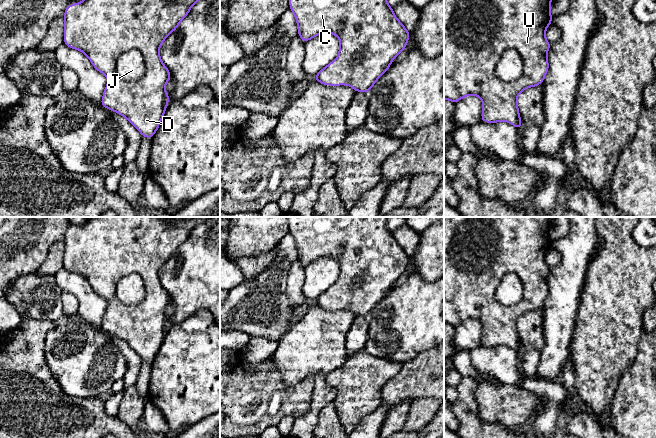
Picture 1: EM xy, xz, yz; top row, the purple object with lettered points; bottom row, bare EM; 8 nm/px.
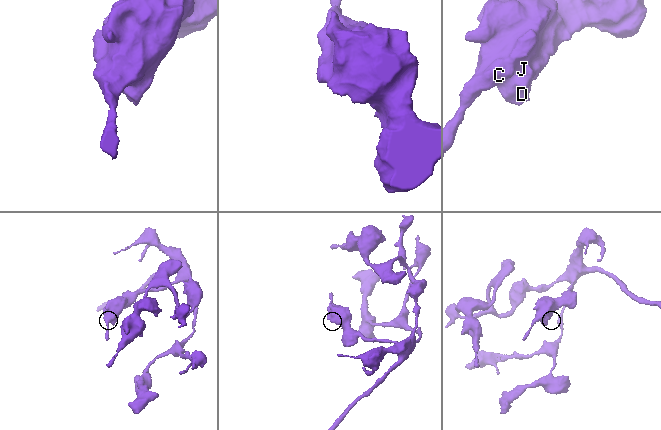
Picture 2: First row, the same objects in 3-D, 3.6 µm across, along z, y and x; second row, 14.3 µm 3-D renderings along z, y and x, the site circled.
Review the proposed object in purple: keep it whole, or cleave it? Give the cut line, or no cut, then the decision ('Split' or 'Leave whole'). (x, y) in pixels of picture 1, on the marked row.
Split along xy (136, 48), (143, 58), (145, 73), (137, 80), (127, 81). Split

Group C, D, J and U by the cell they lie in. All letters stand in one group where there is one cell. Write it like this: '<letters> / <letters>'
C D U / J

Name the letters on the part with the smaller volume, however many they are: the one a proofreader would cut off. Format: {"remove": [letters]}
{"remove": ["J"]}

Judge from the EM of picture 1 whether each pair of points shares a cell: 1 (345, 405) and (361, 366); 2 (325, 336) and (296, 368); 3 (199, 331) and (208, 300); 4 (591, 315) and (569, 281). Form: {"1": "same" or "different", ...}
{"1": "same", "2": "same", "3": "different", "4": "different"}

